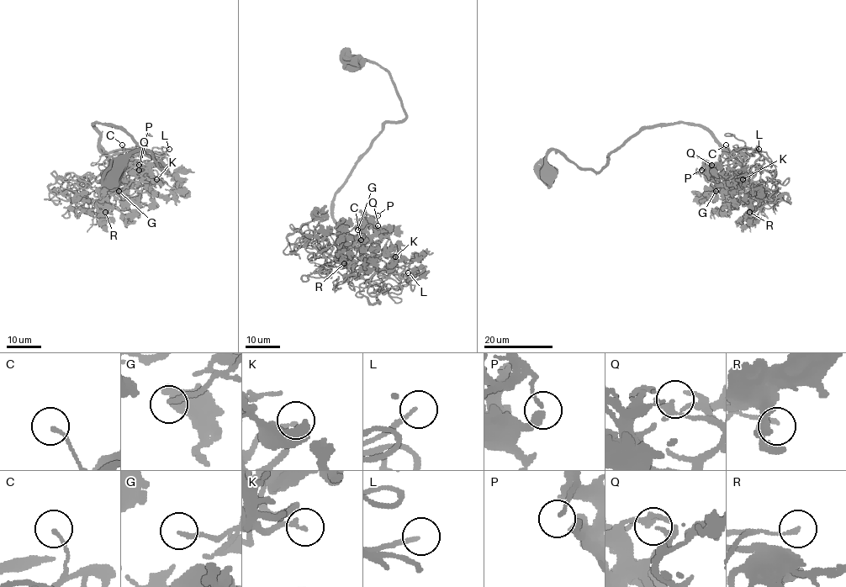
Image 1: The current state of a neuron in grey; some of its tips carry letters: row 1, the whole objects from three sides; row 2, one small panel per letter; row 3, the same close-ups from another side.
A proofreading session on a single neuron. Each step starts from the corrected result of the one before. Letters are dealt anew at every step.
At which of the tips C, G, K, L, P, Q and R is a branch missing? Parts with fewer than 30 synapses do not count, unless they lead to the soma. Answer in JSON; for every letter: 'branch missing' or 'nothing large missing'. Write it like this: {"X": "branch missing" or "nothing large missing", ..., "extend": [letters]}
{"C": "nothing large missing", "G": "nothing large missing", "K": "nothing large missing", "L": "branch missing", "P": "nothing large missing", "Q": "nothing large missing", "R": "nothing large missing", "extend": ["L"]}

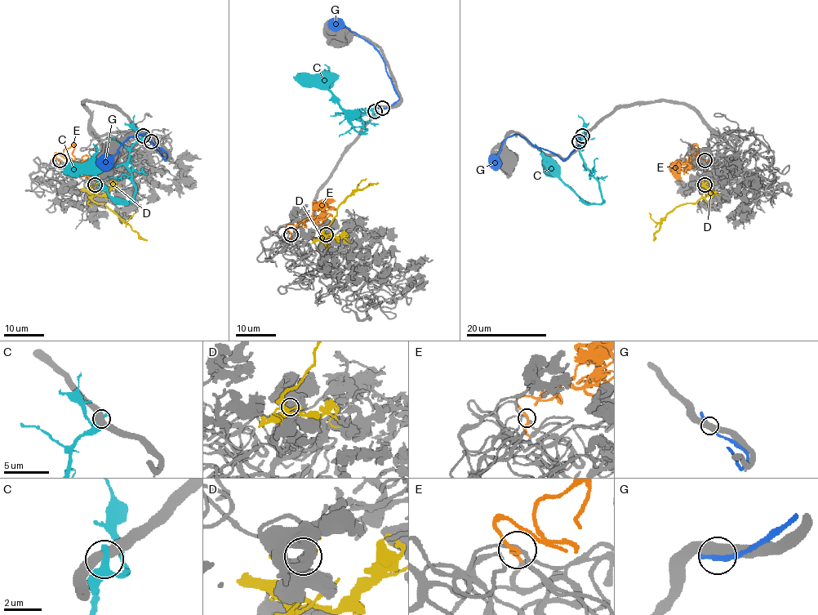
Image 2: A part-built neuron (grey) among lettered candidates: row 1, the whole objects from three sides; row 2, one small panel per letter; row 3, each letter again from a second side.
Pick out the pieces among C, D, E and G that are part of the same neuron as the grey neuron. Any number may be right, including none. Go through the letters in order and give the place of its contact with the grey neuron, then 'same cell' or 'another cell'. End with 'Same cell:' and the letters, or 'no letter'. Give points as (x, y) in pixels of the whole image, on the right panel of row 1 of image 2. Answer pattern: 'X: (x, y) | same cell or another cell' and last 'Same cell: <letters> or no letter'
C: (582, 135) | another cell
D: (704, 184) | another cell
E: (704, 160) | same cell
G: (579, 141) | another cell
Same cell: E

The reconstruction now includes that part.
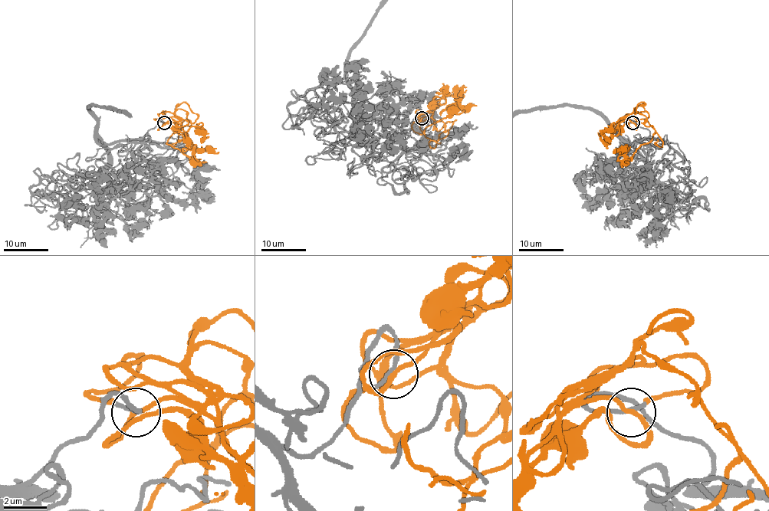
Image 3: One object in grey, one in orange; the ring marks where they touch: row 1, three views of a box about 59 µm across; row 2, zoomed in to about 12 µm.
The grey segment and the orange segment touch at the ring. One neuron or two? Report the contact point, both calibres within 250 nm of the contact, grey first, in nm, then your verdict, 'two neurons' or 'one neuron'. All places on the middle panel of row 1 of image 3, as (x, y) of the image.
at (422, 118); 160 nm thick on the grey side, 190 nm on the other; one neuron

